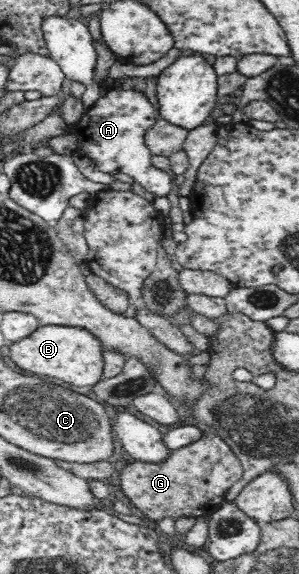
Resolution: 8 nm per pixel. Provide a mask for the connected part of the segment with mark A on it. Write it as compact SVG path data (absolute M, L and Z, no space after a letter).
M114 85L88 107L77 123L67 124L65 133L77 136L78 146L74 153L88 157L99 171L110 175L122 172L133 177L148 193L165 197L173 188L170 176L152 163L153 153L145 142L146 133L156 121L154 105L142 90Z

